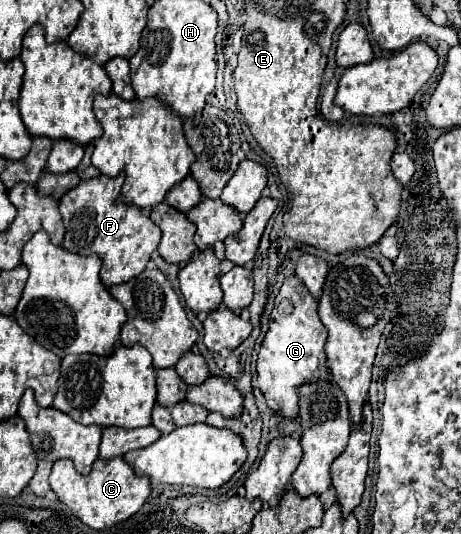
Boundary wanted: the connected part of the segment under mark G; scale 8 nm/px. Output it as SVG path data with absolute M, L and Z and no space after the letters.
M297 276L287 278L275 300L275 308L269 318L269 330L257 358L259 388L267 400L267 406L273 412L285 418L297 418L299 386L311 380L329 378L323 350L325 340L327 332L317 316L317 300L309 296L309 290L301 284Z

